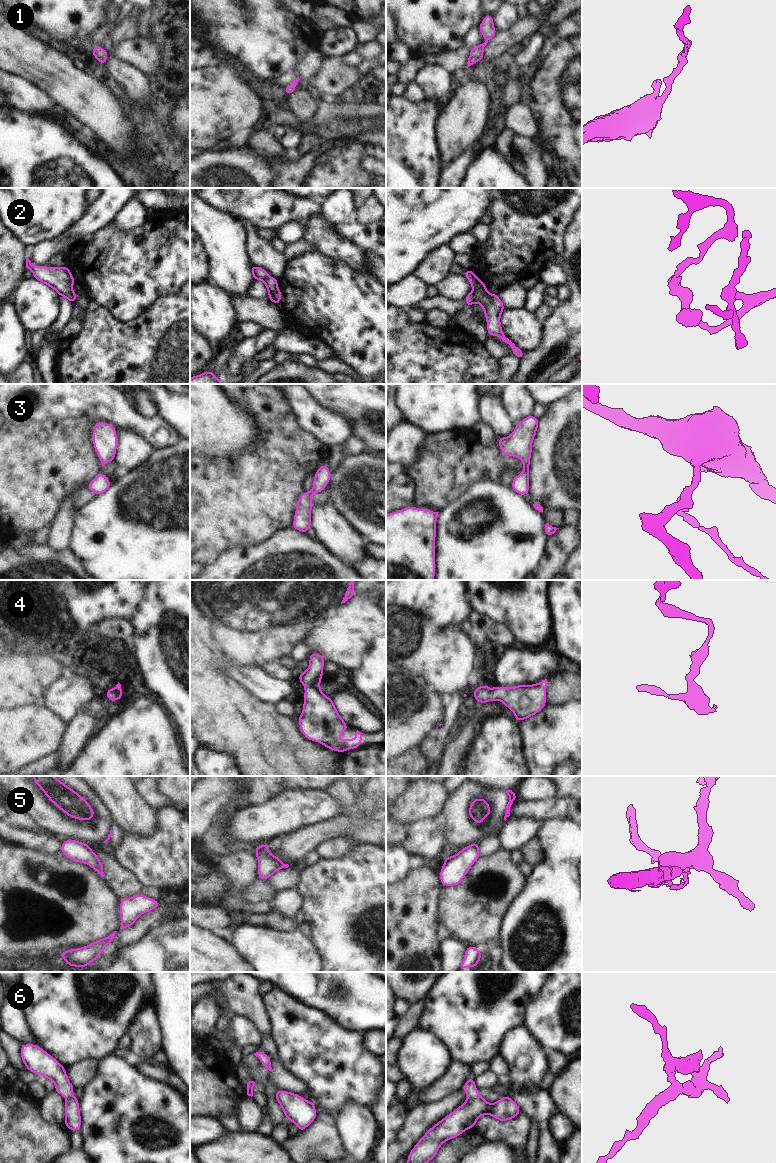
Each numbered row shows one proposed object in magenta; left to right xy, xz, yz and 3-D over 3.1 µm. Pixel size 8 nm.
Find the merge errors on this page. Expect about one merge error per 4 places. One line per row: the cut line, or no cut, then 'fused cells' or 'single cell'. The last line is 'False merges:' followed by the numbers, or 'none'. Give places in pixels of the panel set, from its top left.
1: no cut; single cell
2: cut in yz along (485, 285), (479, 286), (474, 291), (474, 301); fused cells
3: no cut; single cell
4: no cut; single cell
5: cut in xz along (283, 863), (281, 868); fused cells
6: no cut; single cell
False merges: 2, 5

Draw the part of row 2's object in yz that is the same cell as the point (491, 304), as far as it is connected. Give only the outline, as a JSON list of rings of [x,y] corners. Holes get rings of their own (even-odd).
[[[486,286],[479,287],[474,292],[475,302],[481,305],[485,314],[488,336],[497,336],[503,342],[509,344],[513,350],[512,355],[521,360],[524,357],[524,351],[512,343],[503,333],[500,318],[505,306],[497,293],[490,294]]]

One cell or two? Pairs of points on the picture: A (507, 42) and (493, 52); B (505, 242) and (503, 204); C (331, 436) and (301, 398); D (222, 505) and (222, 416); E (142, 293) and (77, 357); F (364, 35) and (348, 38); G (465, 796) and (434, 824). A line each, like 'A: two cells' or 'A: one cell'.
A: one cell
B: one cell
C: one cell
D: two cells
E: two cells
F: two cells
G: two cells

